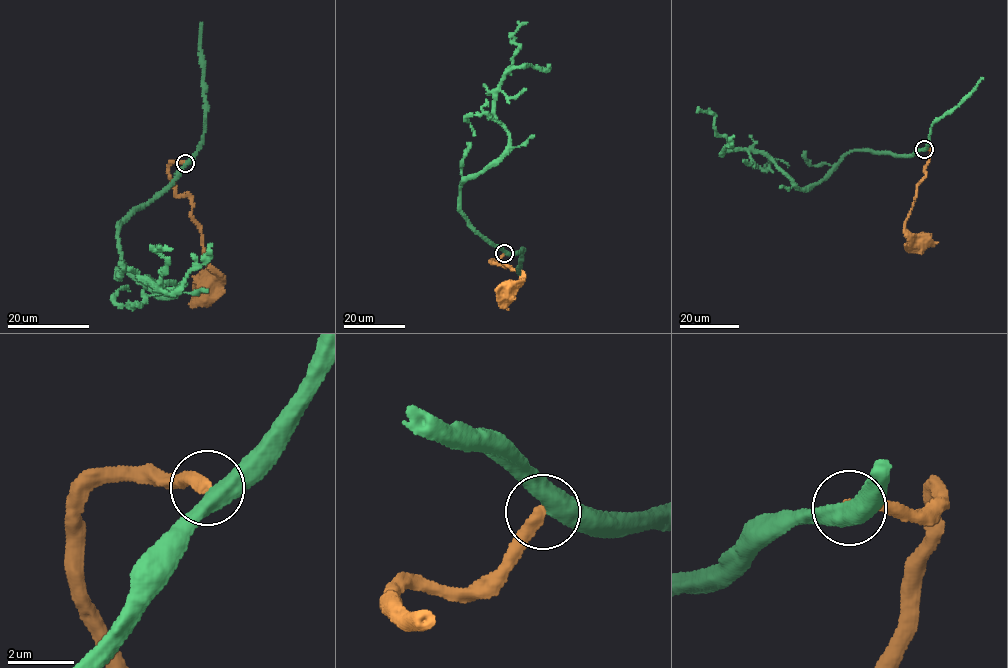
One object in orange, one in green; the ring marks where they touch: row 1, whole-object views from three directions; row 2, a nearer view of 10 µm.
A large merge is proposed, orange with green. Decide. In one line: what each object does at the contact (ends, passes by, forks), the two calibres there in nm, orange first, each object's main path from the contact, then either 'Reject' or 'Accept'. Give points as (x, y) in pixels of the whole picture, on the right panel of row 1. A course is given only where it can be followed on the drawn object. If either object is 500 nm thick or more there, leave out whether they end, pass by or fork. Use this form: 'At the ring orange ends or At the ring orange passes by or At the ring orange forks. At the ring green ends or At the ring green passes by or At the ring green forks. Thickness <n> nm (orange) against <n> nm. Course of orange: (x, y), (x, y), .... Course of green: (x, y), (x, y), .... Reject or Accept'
At the ring orange ends. At the ring green passes by. Thickness 400 nm (orange) against 480 nm. Course of orange: (924, 149), (932, 148), (930, 159), (905, 227), (918, 243). Course of green: (924, 149), (901, 157), (851, 150), (821, 181), (802, 189), (761, 153), (729, 147), (713, 114), (696, 112). Reject

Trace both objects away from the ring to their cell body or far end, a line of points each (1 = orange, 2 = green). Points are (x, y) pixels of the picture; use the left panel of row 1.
1: (185, 163), (169, 165), (170, 180), (176, 194), (191, 200), (203, 251), (217, 273), (205, 289)
2: (186, 163), (118, 235), (166, 297), (174, 284), (148, 279), (166, 267), (153, 250), (173, 249)

